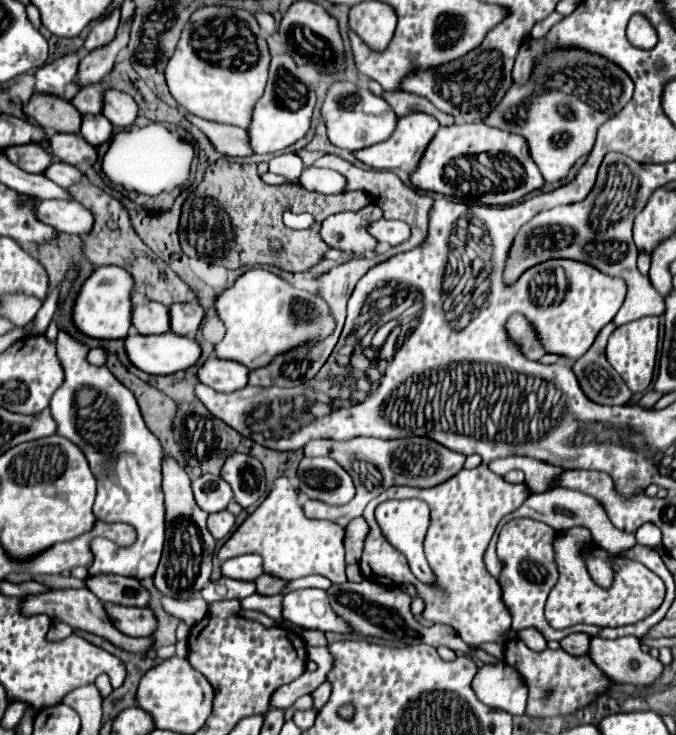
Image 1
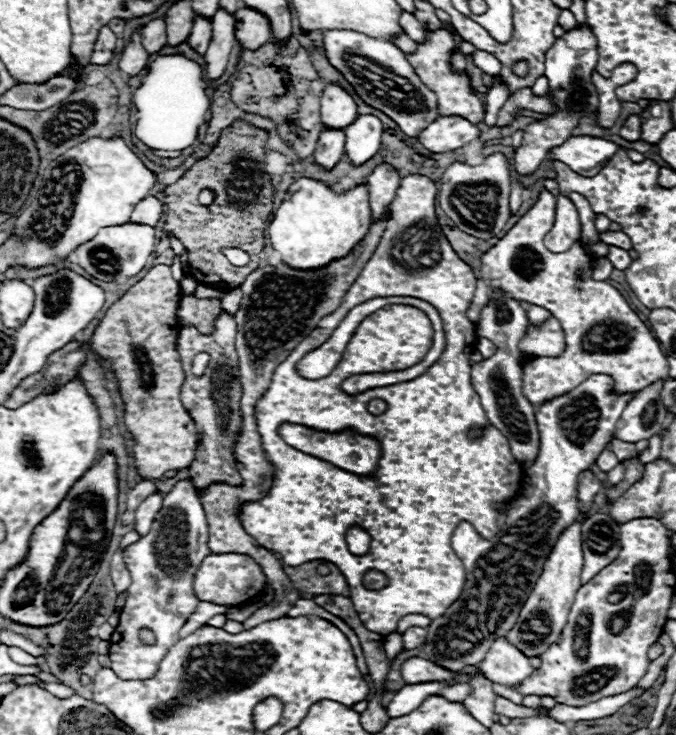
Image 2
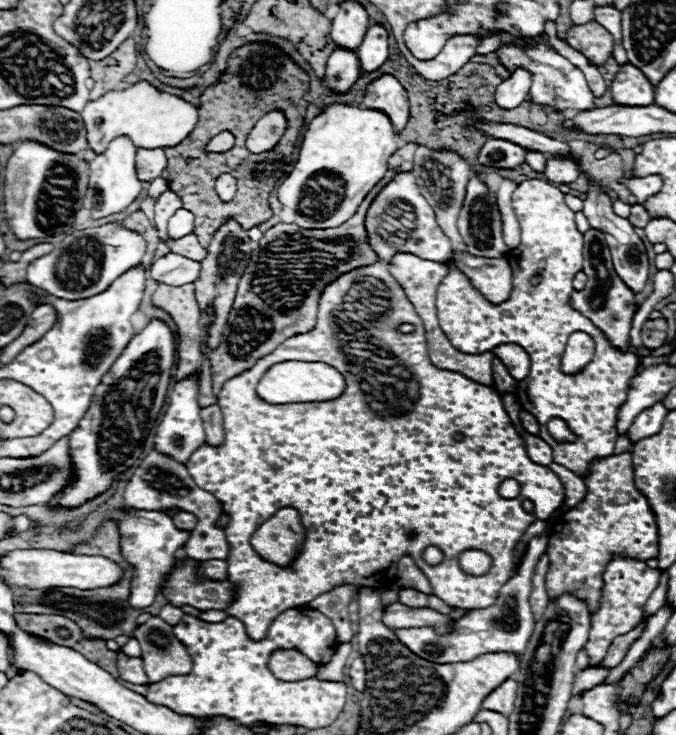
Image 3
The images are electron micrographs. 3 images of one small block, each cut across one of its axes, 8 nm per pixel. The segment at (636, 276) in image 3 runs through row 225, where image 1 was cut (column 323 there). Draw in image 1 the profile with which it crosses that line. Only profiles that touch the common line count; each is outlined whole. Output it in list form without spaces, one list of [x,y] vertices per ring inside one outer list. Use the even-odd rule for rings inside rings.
[[[302,588],[284,596],[282,616],[292,624],[322,632],[350,632],[352,628],[334,616],[326,590]]]

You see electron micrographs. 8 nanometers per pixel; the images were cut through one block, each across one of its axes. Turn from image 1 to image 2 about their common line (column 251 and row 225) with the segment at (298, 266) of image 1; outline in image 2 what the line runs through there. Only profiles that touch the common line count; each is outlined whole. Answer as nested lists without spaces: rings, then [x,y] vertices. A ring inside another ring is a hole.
[[[236,122],[234,126],[224,130],[224,134],[220,134],[218,144],[212,148],[212,152],[206,158],[196,162],[178,182],[174,182],[172,186],[168,186],[164,190],[166,206],[168,206],[166,214],[164,214],[164,232],[166,232],[166,236],[174,234],[184,244],[184,248],[188,250],[190,274],[198,282],[202,282],[210,288],[214,288],[214,286],[228,288],[228,290],[238,288],[246,280],[246,276],[252,270],[256,270],[258,260],[260,260],[258,254],[264,250],[264,228],[272,214],[272,182],[270,182],[270,176],[264,172],[266,138],[268,138],[268,134],[264,130],[252,128],[244,122]],[[204,188],[214,192],[214,202],[210,206],[202,206],[198,202],[198,194]],[[222,248],[240,248],[250,254],[250,262],[246,266],[234,266],[222,254]]]

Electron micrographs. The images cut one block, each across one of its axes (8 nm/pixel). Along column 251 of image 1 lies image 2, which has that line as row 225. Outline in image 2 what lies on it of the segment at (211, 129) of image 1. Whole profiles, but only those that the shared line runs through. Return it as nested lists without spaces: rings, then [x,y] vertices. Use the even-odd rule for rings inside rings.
[[[146,196],[132,210],[130,222],[134,222],[134,224],[146,224],[146,226],[152,226],[154,228],[158,224],[162,212],[164,212],[164,204],[158,202],[154,196]]]

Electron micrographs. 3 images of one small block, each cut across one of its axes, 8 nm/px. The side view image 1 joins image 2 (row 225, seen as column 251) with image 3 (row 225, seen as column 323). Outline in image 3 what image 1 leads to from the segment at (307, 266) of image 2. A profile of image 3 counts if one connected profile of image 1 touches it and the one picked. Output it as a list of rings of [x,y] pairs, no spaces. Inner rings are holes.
[[[334,104],[318,114],[302,140],[298,162],[276,190],[280,204],[296,212],[300,228],[336,228],[352,218],[366,194],[384,178],[388,158],[400,148],[384,112]]]

